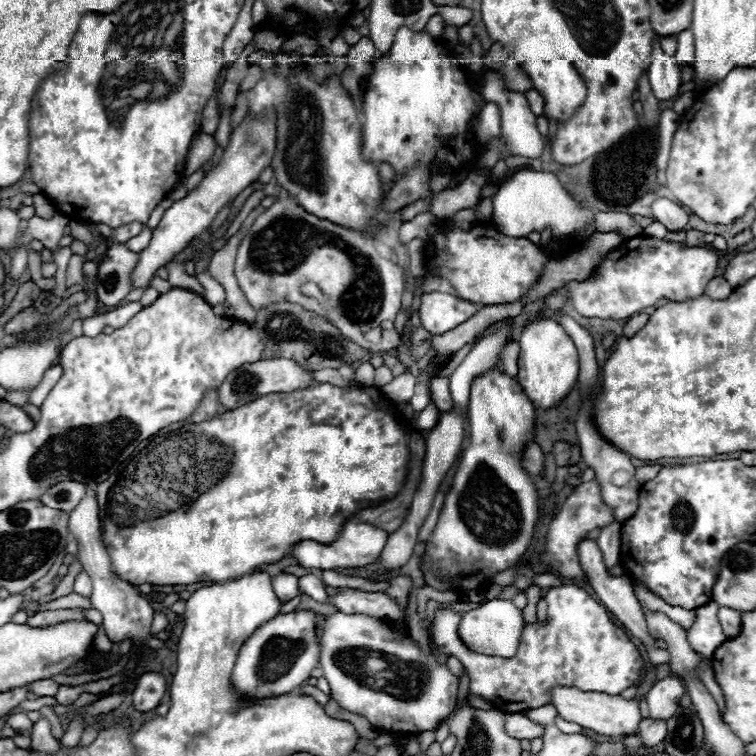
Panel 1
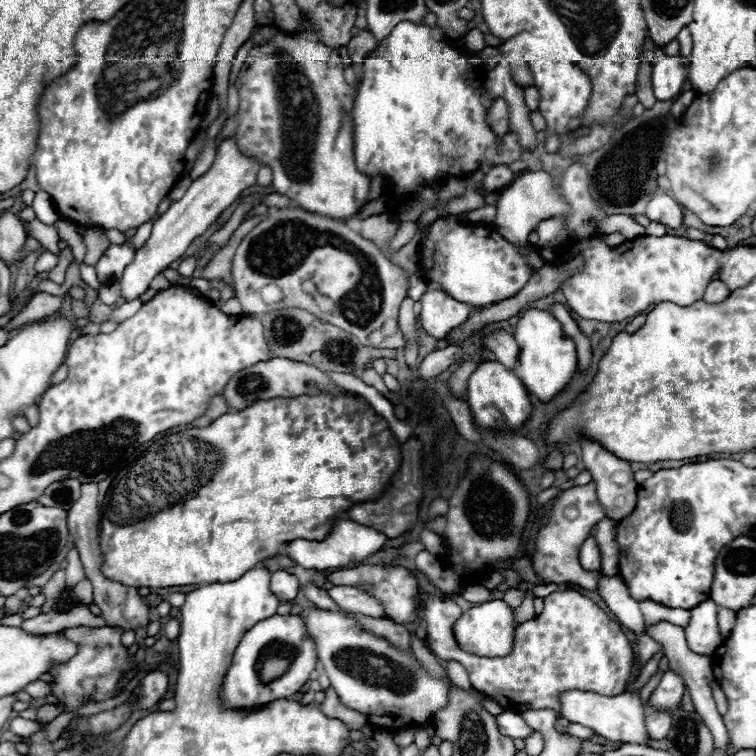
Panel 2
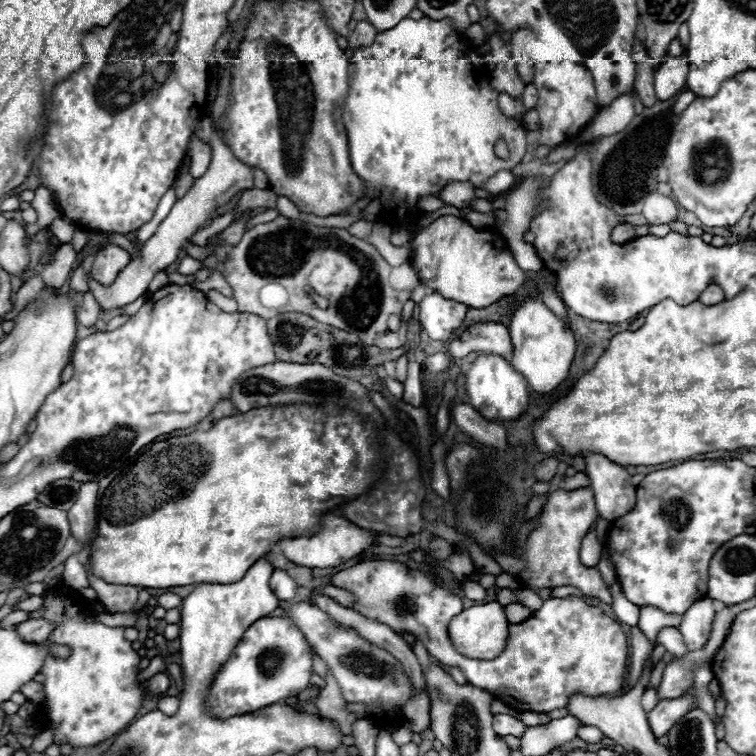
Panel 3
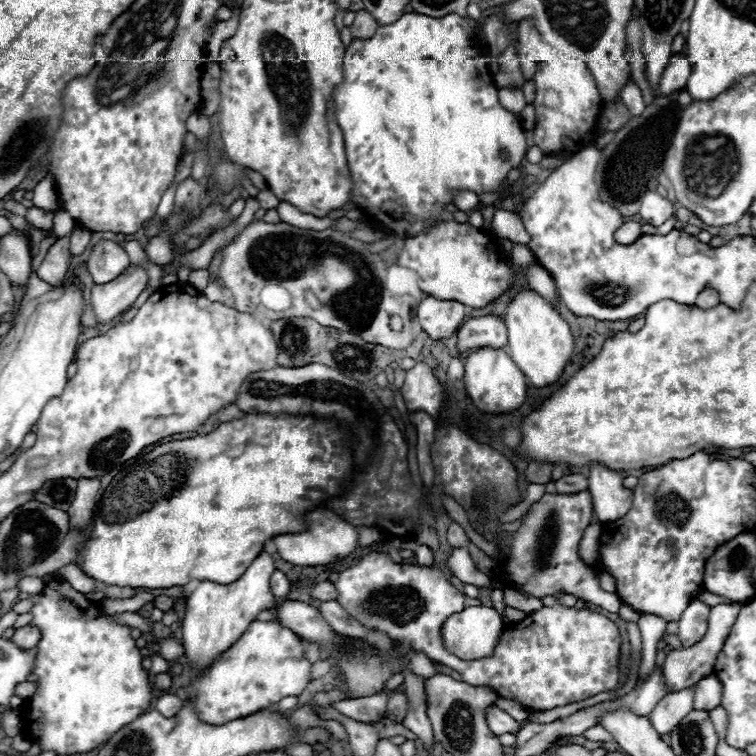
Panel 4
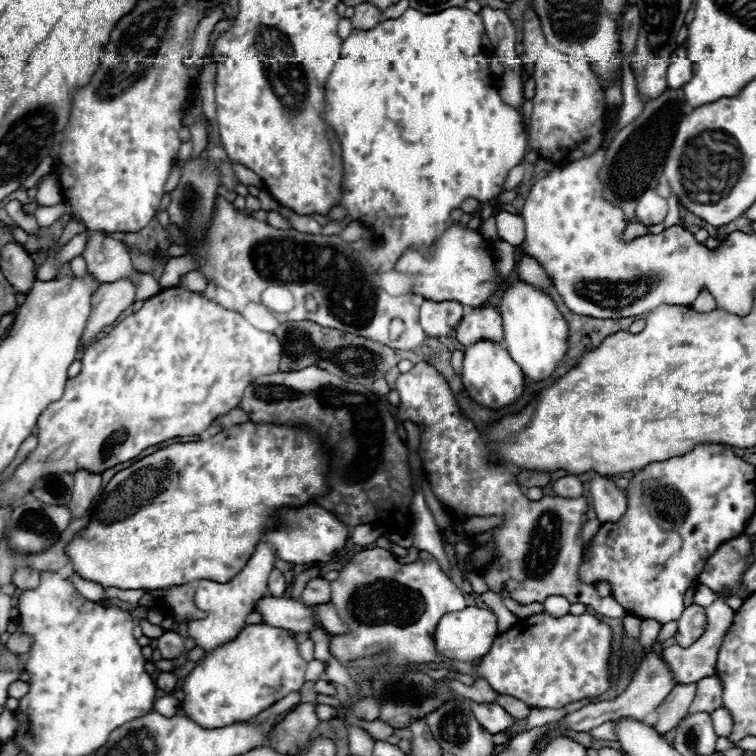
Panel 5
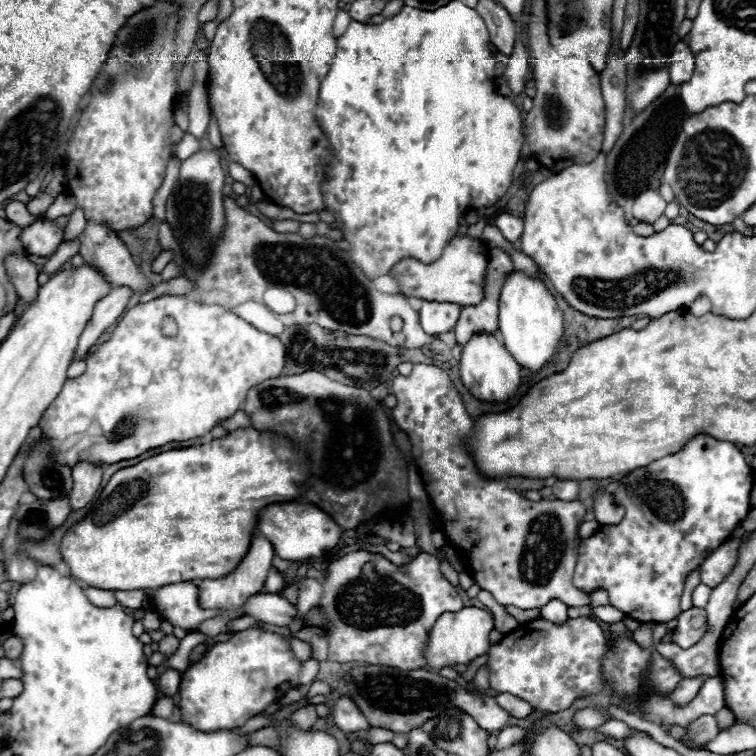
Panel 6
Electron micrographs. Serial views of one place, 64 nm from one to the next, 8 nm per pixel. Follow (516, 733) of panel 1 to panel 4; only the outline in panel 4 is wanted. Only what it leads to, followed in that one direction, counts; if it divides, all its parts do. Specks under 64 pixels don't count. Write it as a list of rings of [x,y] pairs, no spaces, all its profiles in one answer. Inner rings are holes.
[[[494,704],[486,708],[484,716],[486,716],[486,724],[490,726],[490,732],[496,734],[496,736],[506,734],[506,732],[516,734],[516,732],[520,730],[520,722],[514,720],[510,714],[506,714],[504,710],[500,710],[500,708],[494,706]]]

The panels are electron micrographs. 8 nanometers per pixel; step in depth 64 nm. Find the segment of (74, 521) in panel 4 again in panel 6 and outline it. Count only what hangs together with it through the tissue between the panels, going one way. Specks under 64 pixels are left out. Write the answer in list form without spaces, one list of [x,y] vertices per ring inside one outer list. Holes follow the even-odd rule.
[[[78,462],[72,468],[72,476],[74,476],[74,486],[70,492],[70,506],[74,510],[84,508],[100,490],[100,480],[102,480],[102,466],[94,464],[94,462]]]

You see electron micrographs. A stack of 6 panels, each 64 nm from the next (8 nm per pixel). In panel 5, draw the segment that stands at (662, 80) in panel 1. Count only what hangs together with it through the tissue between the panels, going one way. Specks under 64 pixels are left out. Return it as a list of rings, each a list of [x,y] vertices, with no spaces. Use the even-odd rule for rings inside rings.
[[[678,46],[670,58],[670,66],[666,72],[668,88],[682,88],[692,78],[692,60],[686,56],[684,46]]]

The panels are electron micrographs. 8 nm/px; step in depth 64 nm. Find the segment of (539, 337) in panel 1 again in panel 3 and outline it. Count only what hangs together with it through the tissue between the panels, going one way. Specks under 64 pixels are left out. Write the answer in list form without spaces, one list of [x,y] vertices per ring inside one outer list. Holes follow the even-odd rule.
[[[538,298],[522,300],[512,310],[508,330],[510,330],[510,340],[514,346],[510,364],[526,378],[530,390],[548,394],[560,382],[566,380],[574,352],[576,352],[576,340],[568,324],[560,320],[552,310],[548,310],[542,300]]]

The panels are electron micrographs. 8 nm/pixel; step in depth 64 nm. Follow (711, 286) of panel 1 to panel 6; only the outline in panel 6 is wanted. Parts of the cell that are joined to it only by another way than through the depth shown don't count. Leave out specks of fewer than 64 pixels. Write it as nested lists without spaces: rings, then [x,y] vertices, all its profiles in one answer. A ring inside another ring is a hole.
[[[706,298],[694,300],[694,302],[692,302],[692,306],[690,306],[688,310],[690,310],[690,314],[692,314],[692,316],[700,318],[700,316],[704,316],[704,314],[708,314],[708,312],[710,312],[710,302],[708,302]]]

